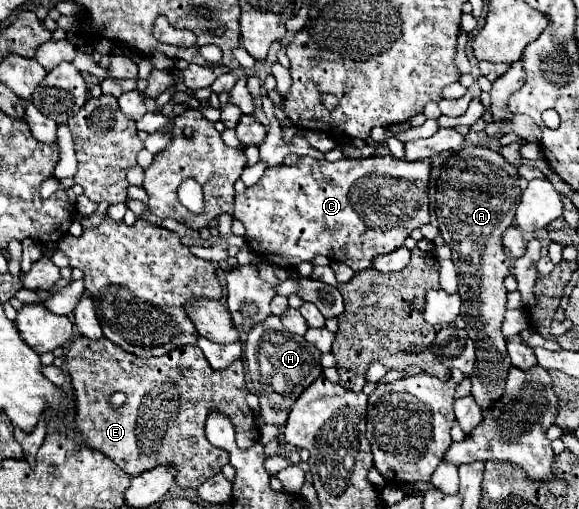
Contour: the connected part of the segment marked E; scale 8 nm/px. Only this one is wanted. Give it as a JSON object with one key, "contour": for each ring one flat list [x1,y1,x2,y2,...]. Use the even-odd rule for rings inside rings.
{"contour":[[82,335,70,341,64,359,76,391,76,421,82,437,92,449,102,451,128,475,164,465,176,467,176,483,192,489,218,475,228,463,228,451,214,449,204,435,206,413,212,409,232,419,236,445,240,449,252,447,260,437,254,415,246,403,248,387,242,359,224,371,212,371,196,345,184,345,162,357,140,359,120,351,120,347,108,343,104,337,90,341],[114,391,126,395,124,407,108,407,110,393]]}

